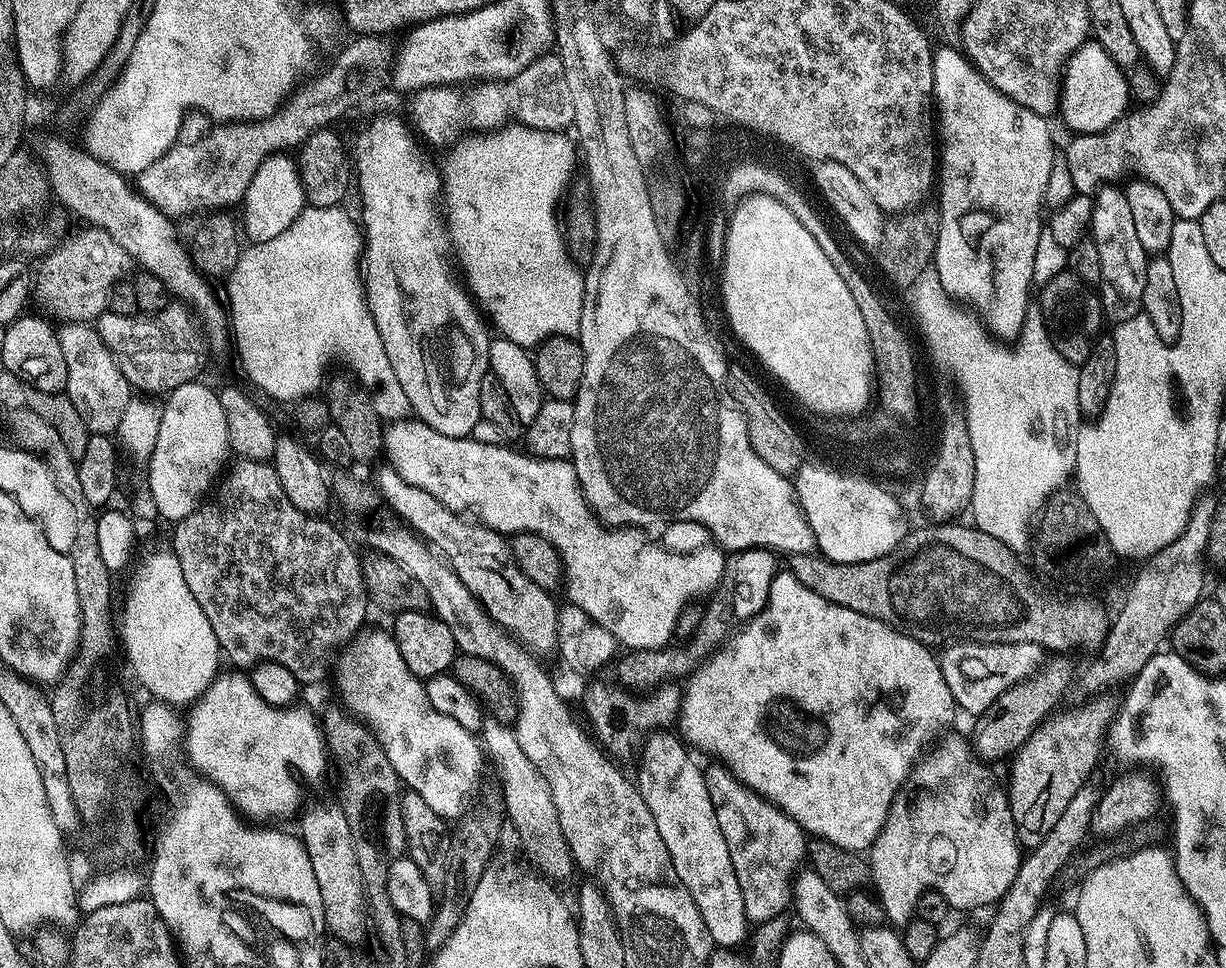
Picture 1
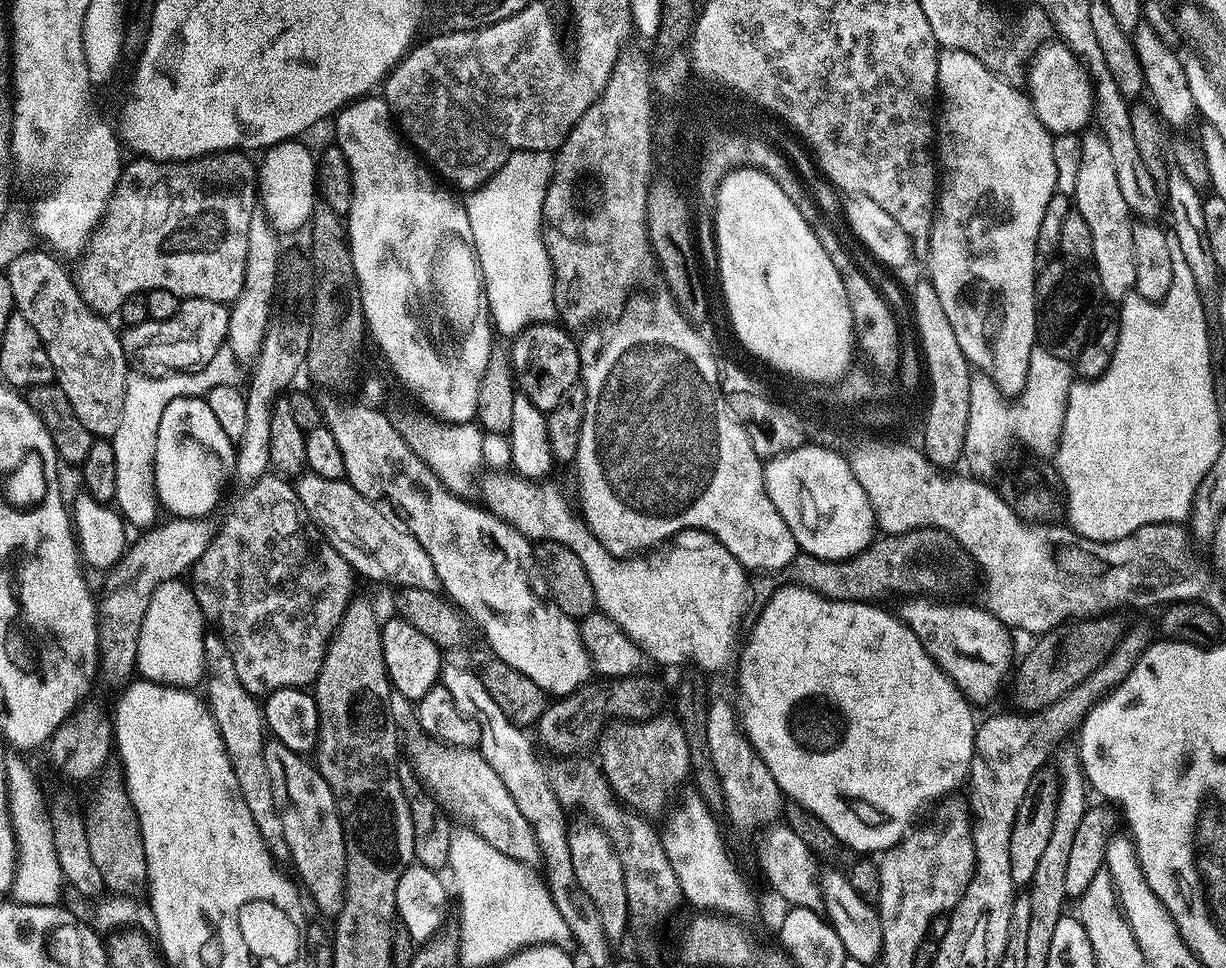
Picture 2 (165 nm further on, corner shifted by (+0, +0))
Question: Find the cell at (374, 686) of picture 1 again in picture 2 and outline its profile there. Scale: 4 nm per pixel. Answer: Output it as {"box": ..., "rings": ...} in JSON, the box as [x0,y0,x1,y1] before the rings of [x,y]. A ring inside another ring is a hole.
{"box":[415,742,541,866],"rings":[[[439,742],[431,746],[432,753],[422,753],[420,760],[415,761],[415,766],[420,779],[428,785],[441,805],[453,813],[458,812],[469,827],[486,838],[494,850],[506,854],[506,858],[514,858],[519,864],[527,866],[539,865],[541,854],[538,838],[530,822],[522,816],[517,803],[502,784],[502,779],[494,774],[483,754],[470,748],[450,748]]]}

